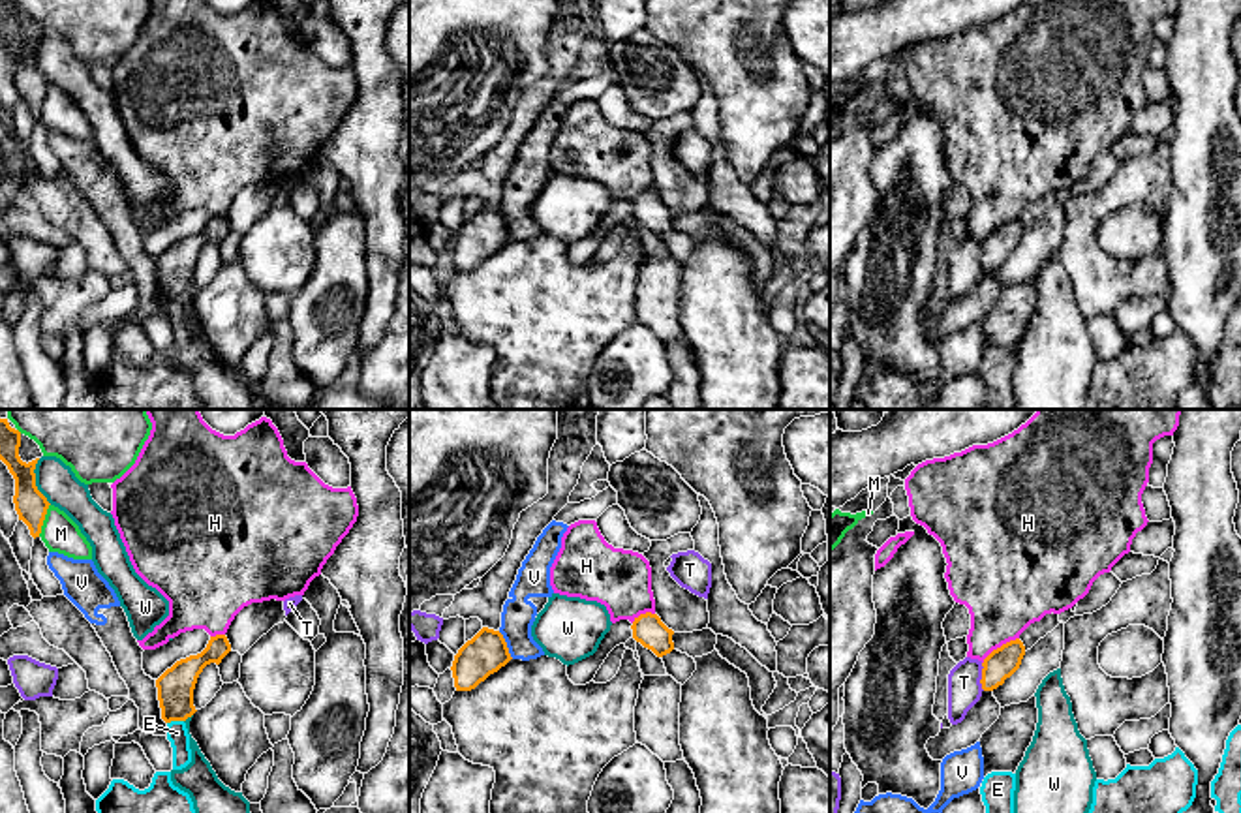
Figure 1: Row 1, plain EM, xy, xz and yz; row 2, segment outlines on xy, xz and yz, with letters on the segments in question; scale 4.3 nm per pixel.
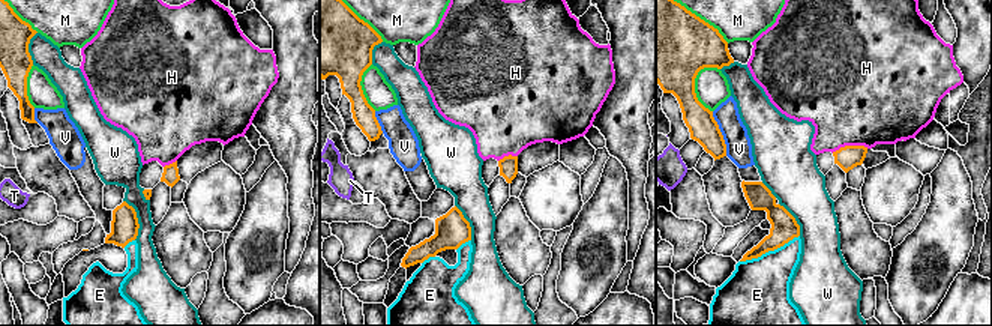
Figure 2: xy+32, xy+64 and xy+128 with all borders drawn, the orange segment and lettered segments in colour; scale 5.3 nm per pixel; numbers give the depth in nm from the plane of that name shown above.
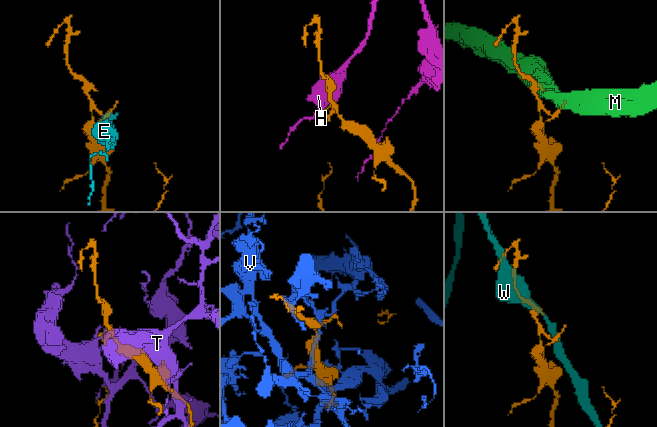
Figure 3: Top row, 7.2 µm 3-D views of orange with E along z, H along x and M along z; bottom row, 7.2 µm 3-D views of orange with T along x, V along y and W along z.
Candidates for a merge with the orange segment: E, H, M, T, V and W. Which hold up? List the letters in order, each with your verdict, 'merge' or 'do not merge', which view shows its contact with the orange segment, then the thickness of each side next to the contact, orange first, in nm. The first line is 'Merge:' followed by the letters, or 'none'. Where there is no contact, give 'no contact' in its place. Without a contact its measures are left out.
Merge: H
E: do not merge; contact in xy; calibres 160 and 90 nm
H: merge; contact in yz; calibres 140 and 360 nm
M: do not merge; contact in xy; calibres 140 and 160 nm
T: do not merge; contact in yz; calibres 140 and 140 nm
V: do not merge; contact in xz; calibres 180 and 140 nm
W: do not merge; contact in xy; calibres 140 and 160 nm

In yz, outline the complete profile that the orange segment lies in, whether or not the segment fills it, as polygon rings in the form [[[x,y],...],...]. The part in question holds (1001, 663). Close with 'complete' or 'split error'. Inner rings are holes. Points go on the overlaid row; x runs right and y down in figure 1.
[[[1036,409],[1036,413],[1012,434],[988,443],[973,445],[961,453],[944,458],[933,458],[918,464],[905,479],[911,516],[933,535],[946,558],[944,578],[956,603],[965,605],[971,614],[971,629],[967,635],[967,657],[982,663],[982,689],[993,691],[1004,683],[1021,665],[1025,646],[1019,635],[1046,614],[1061,614],[1083,599],[1093,582],[1110,573],[1111,567],[1130,552],[1132,539],[1147,526],[1141,494],[1149,483],[1149,468],[1153,464],[1153,443],[1164,436],[1173,436],[1179,426],[1181,409]]] | split error

